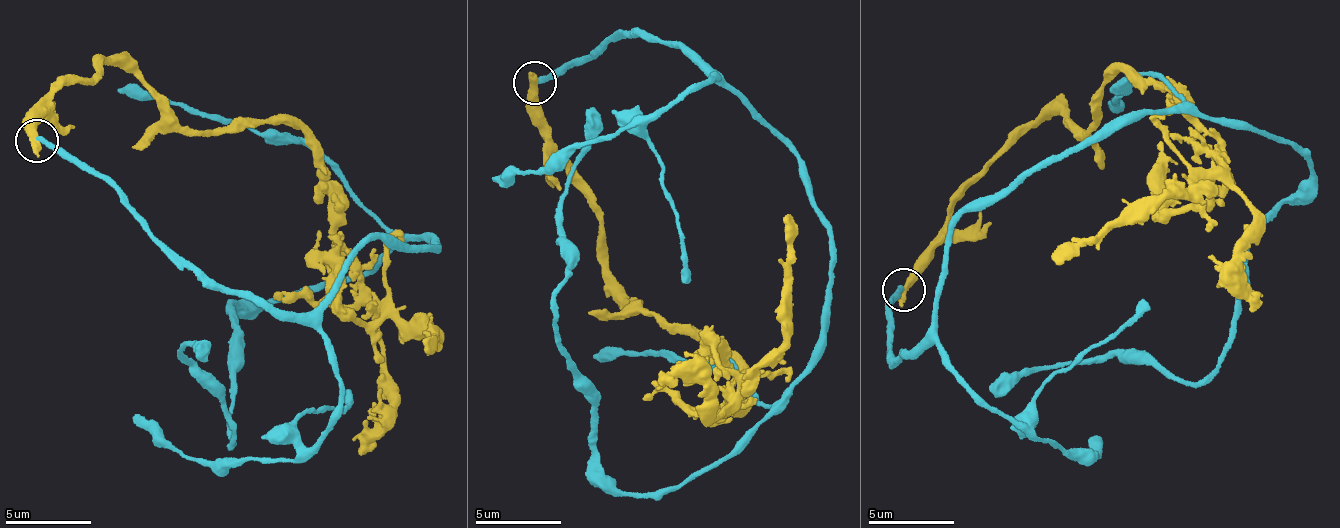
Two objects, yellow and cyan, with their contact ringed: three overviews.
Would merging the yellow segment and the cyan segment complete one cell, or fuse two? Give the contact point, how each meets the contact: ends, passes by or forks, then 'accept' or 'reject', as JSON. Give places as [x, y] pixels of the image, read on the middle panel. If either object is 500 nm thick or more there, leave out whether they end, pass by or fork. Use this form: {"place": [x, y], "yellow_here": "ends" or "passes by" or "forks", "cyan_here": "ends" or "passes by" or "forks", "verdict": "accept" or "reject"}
{"place": [535, 83], "verdict": "reject"}

